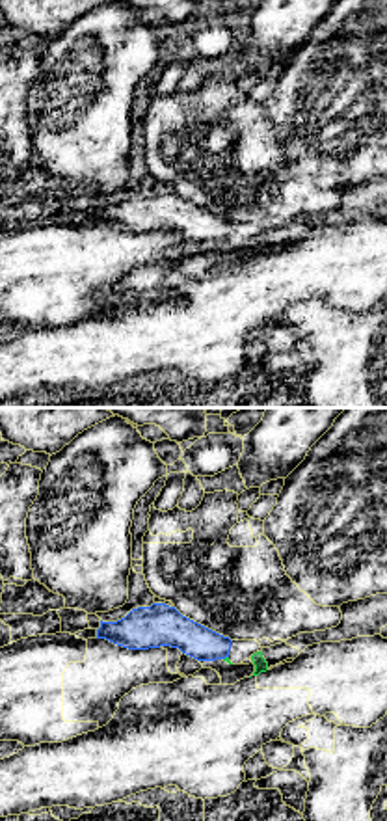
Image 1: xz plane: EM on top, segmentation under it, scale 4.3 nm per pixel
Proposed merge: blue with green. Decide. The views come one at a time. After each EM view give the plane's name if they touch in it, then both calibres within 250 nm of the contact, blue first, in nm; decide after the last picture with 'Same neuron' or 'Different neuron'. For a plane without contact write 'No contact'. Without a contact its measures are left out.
Touches blue in xz. Thickness 140 nm (blue) against 20 nm

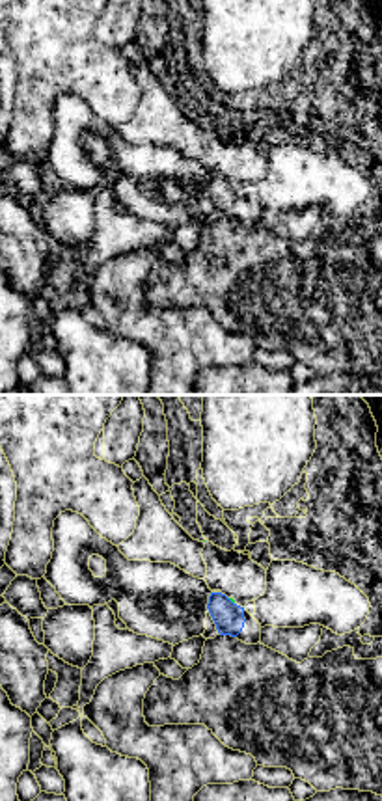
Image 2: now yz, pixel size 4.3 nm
Touches blue in yz. Thickness 130 nm (blue) against 20 nm

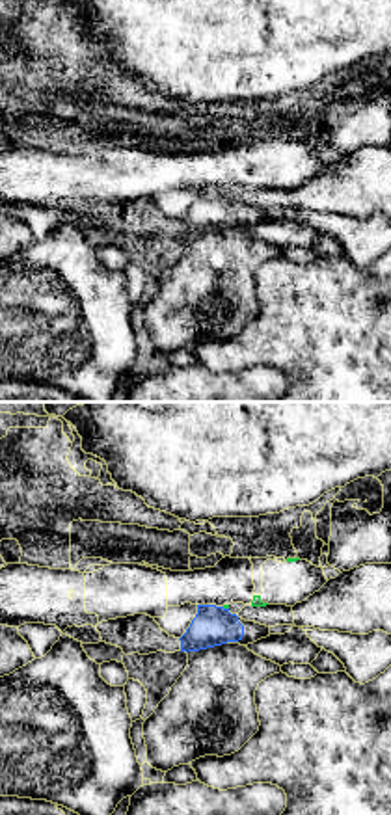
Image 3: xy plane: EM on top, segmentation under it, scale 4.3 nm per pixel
Touches blue in xy. Thickness 180 nm (blue) against 20 nm

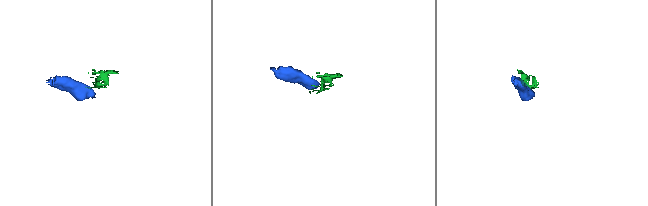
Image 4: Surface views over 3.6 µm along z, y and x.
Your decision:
Different neuron

